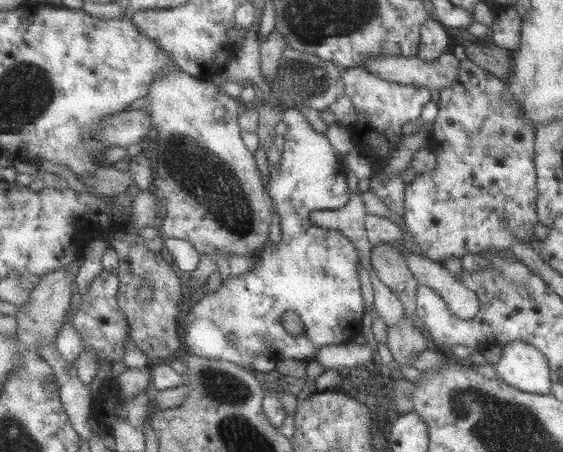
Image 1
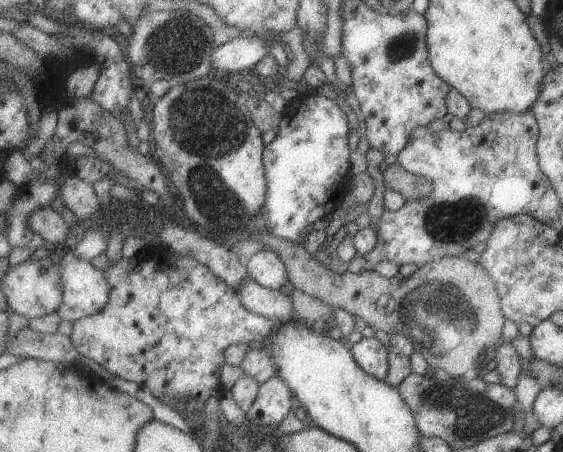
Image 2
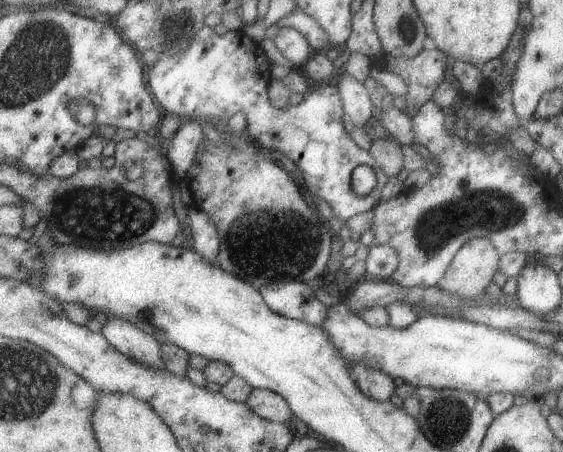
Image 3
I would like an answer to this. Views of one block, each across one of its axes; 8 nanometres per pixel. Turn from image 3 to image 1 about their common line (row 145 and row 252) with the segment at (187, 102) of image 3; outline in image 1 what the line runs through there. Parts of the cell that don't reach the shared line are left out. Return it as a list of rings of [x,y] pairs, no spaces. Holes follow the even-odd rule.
[[[291,105],[286,106],[285,113],[283,115],[283,122],[288,125],[287,132],[285,134],[285,143],[283,144],[283,152],[281,153],[281,159],[278,166],[268,164],[269,166],[269,179],[267,180],[267,190],[272,196],[273,202],[277,206],[277,212],[281,219],[282,224],[282,238],[279,243],[269,243],[267,246],[254,257],[256,267],[247,273],[242,273],[236,277],[232,277],[222,284],[215,292],[203,292],[202,298],[197,301],[190,309],[191,312],[186,316],[185,322],[187,324],[187,345],[193,355],[202,358],[211,358],[215,360],[225,360],[227,362],[233,362],[238,366],[245,369],[253,370],[252,363],[260,356],[271,357],[272,360],[277,363],[287,359],[295,359],[301,362],[313,359],[323,346],[329,346],[332,344],[343,344],[346,342],[354,341],[363,332],[363,316],[365,316],[365,298],[363,298],[363,292],[361,292],[361,280],[359,280],[359,265],[360,257],[357,248],[354,243],[349,240],[345,234],[341,234],[339,230],[327,230],[327,228],[321,228],[317,226],[313,220],[311,220],[311,212],[315,210],[339,210],[343,208],[351,200],[351,188],[347,184],[347,168],[344,163],[344,158],[340,157],[338,152],[334,149],[334,146],[330,143],[330,139],[326,134],[321,134],[309,124],[309,120],[305,119],[305,114],[301,113],[295,107]],[[292,310],[302,320],[305,325],[305,333],[297,336],[289,334],[285,328],[283,328],[283,314]],[[229,334],[234,334],[237,338],[237,342],[233,343]]]

